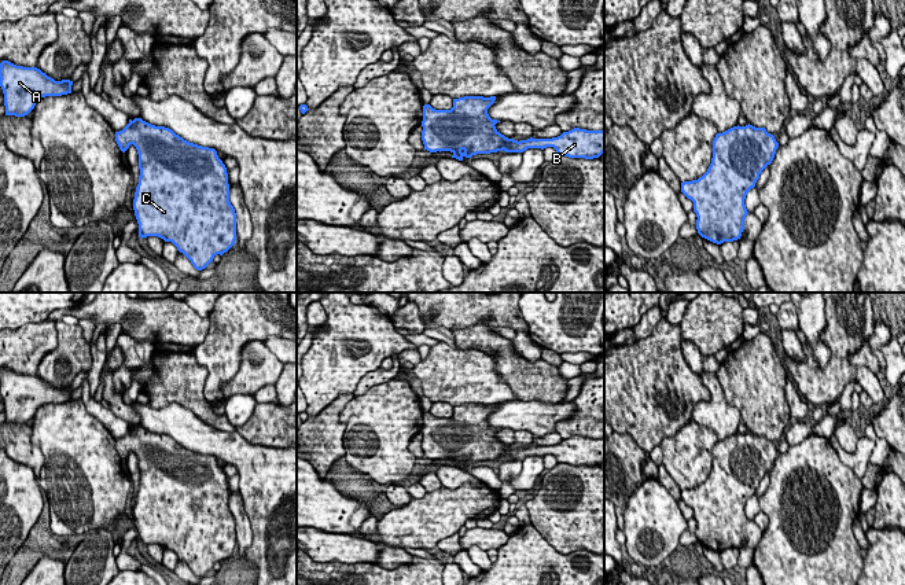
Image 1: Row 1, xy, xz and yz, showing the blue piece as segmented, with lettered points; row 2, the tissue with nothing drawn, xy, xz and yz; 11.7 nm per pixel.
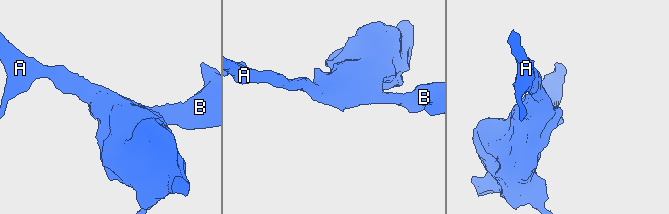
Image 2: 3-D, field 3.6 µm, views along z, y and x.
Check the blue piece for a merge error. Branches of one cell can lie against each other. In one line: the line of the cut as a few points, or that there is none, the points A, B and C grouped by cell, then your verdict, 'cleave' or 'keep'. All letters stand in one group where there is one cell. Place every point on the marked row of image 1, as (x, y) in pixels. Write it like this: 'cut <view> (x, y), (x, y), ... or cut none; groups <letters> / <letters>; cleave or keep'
cut none; groups A B C; keep

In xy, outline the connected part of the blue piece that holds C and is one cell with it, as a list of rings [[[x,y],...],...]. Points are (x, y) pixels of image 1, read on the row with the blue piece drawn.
[[[141,118],[129,119],[129,124],[115,132],[115,141],[122,152],[133,144],[139,154],[139,184],[136,187],[133,210],[139,224],[139,236],[158,236],[172,242],[195,269],[205,269],[213,258],[227,253],[236,240],[236,213],[229,202],[228,173],[214,148],[190,143],[165,126],[151,125]]]

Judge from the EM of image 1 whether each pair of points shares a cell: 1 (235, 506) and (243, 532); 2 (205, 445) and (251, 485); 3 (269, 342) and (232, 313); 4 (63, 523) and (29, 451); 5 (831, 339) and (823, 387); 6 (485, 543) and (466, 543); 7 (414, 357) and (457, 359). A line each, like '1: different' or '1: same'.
1: same
2: same
3: different
4: different
5: same
6: same
7: different

